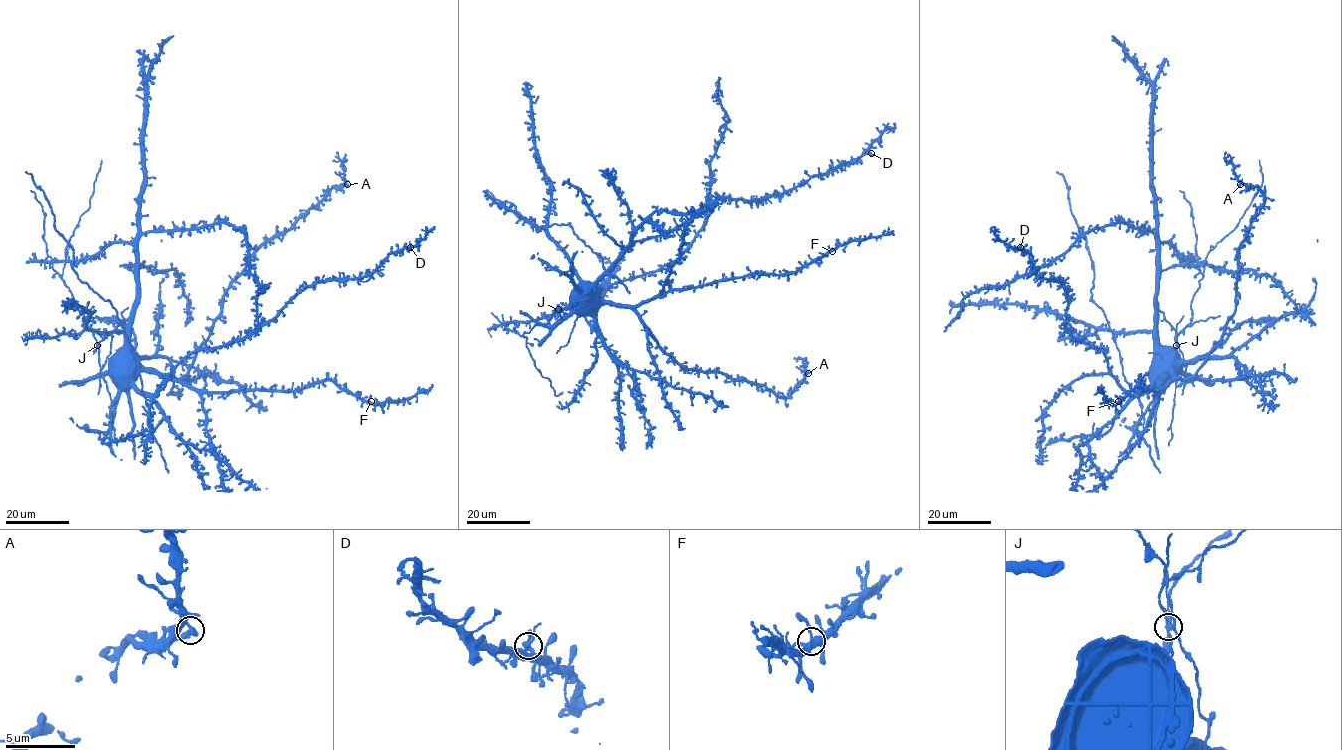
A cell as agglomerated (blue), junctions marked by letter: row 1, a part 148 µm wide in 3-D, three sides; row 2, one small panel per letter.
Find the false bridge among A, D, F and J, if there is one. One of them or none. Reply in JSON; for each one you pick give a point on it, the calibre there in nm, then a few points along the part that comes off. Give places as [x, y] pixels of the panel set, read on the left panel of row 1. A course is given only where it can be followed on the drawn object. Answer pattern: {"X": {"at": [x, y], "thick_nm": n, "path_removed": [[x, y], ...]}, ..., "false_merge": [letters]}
{"J": {"at": [97, 345], "thick_nm": 300, "path_removed": [[97, 345], [111, 336], [111, 353], [100, 371], [98, 394]]}, "false_merge": ["J"]}

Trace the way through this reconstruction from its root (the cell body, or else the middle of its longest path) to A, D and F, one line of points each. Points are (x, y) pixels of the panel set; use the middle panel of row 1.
A: (583, 287), (631, 308), (682, 368), (720, 371), (763, 384), (781, 397), (808, 373)
D: (583, 287), (583, 281), (593, 284), (631, 245), (674, 231), (716, 200), (764, 199), (871, 153)
F: (583, 287), (589, 286), (605, 301), (637, 305), (671, 290), (697, 288), (756, 273), (795, 273), (832, 251)

